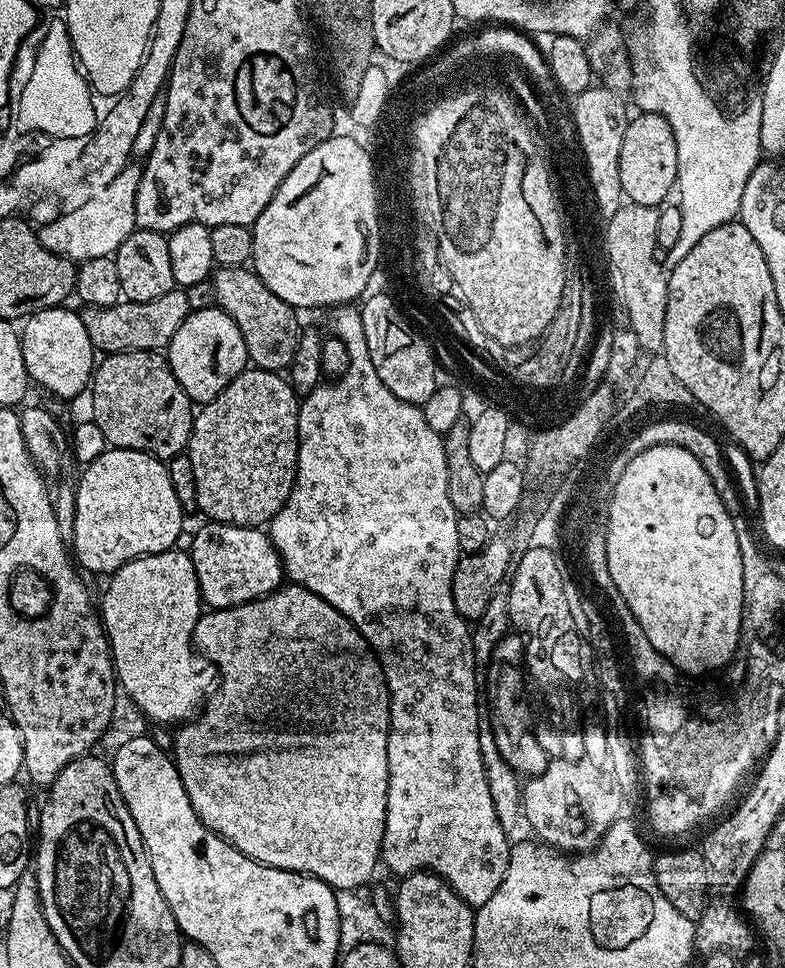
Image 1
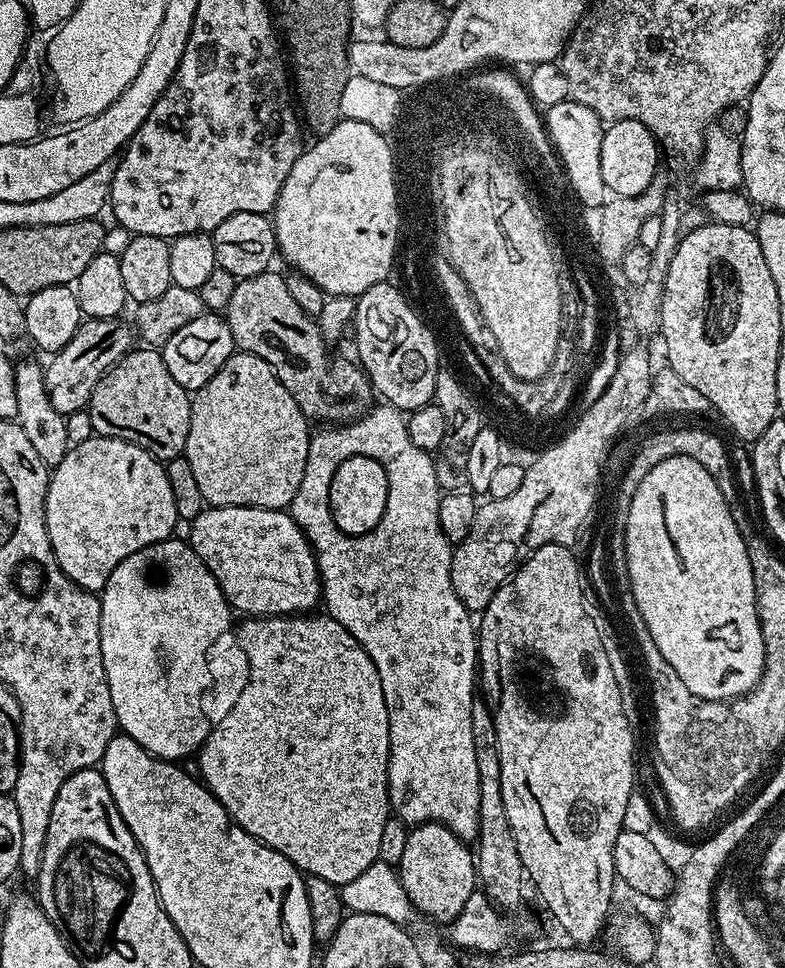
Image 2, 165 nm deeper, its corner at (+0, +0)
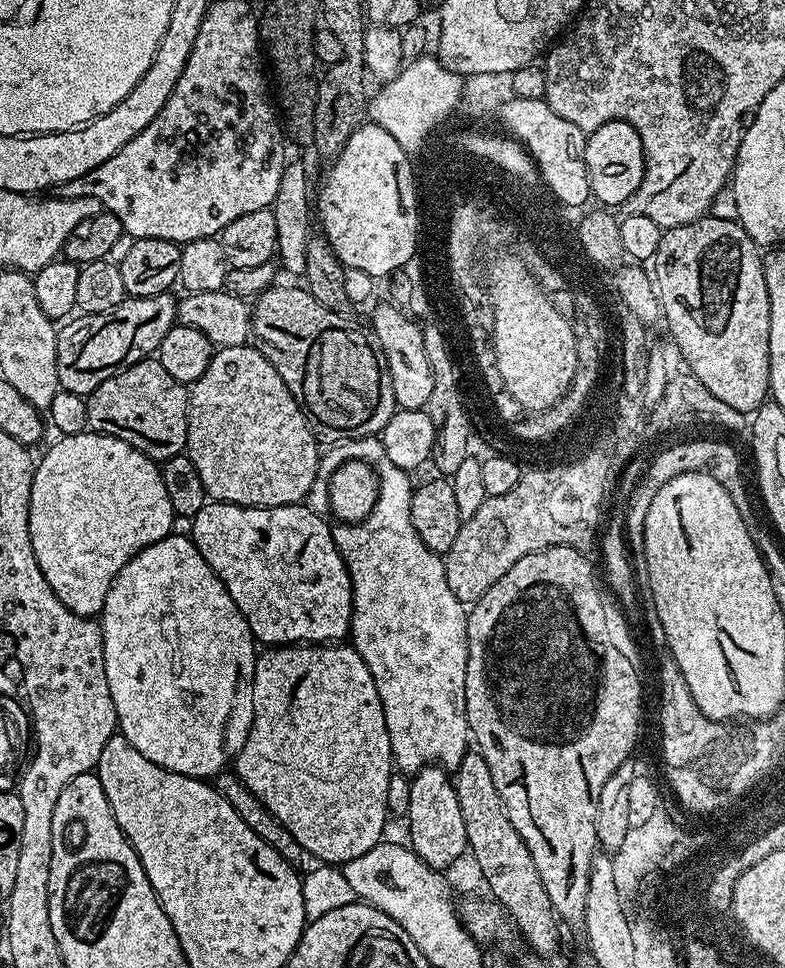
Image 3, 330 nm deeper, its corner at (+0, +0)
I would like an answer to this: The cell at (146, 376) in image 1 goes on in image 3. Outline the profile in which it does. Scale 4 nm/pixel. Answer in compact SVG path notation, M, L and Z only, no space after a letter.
M159 359L140 360L134 366L106 378L106 382L88 393L88 428L103 436L118 438L154 461L169 460L171 456L181 455L188 443L188 394L189 389L185 385L166 374L166 366L162 366Z

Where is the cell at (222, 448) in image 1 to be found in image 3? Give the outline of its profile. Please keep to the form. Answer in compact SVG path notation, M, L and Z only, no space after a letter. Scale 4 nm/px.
M239 344L219 349L206 374L191 385L186 455L213 501L243 508L301 503L320 465L319 446L303 407L259 347Z

